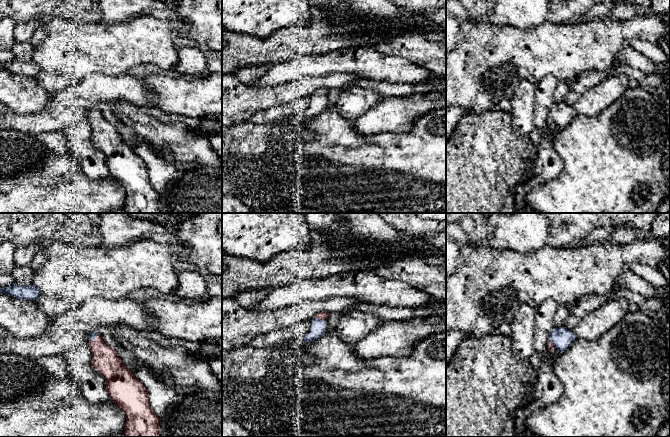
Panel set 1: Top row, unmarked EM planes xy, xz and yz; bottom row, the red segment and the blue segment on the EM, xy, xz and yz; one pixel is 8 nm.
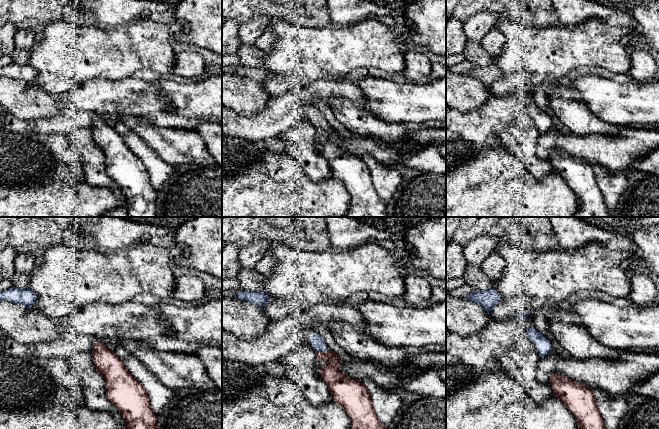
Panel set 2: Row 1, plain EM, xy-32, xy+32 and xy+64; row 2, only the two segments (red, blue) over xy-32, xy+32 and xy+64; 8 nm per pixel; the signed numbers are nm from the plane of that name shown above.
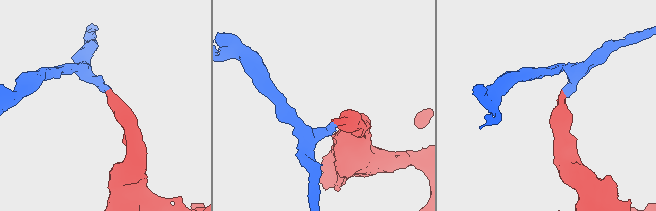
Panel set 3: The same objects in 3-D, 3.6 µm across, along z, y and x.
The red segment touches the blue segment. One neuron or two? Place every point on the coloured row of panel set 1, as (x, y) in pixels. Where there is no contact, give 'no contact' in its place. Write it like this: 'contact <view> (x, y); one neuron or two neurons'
contact xy (94, 339); one neuron

